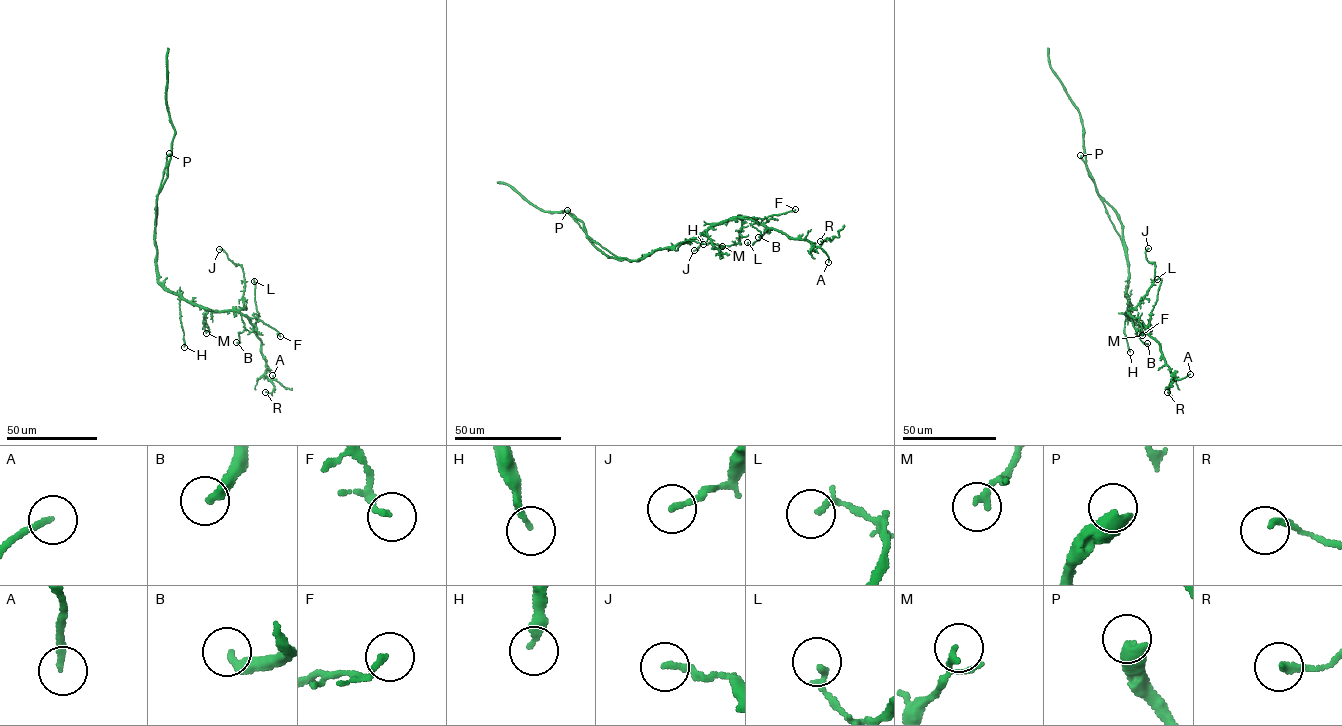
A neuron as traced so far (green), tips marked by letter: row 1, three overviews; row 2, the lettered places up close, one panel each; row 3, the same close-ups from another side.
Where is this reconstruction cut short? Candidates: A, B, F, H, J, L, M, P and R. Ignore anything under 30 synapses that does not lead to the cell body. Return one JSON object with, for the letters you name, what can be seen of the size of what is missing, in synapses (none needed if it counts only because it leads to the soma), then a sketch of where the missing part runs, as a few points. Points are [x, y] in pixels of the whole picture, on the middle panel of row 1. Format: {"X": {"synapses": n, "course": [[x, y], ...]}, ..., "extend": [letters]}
{"P": {"course": [[567, 210], [575, 213], [589, 228], [605, 230], [608, 239], [610, 236]]}, "extend": ["P"]}

